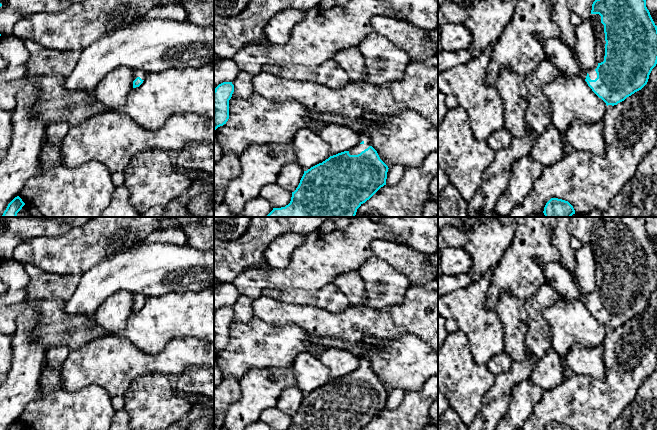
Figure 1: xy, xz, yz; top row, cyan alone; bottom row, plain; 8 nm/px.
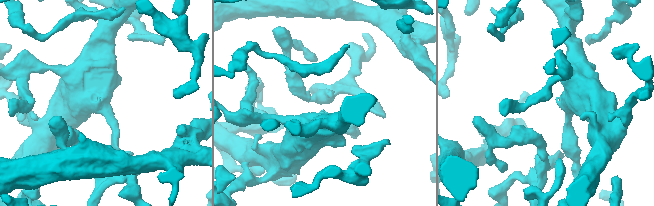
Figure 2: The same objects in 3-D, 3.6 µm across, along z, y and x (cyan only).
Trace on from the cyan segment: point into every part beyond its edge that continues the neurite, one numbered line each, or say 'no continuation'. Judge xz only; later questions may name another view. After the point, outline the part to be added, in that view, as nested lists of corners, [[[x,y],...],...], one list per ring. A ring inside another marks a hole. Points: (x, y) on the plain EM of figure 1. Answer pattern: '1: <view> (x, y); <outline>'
1: xz (365, 361); [[[362,349],[362,351],[363,351],[363,356],[360,360],[360,366],[354,372],[348,374],[350,379],[358,379],[362,375],[367,373],[369,370],[371,370],[370,360],[367,356],[367,352],[365,349]]]

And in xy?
1: xy (142, 298); [[[134,293],[133,305],[134,305],[137,301],[140,301],[142,304],[145,304],[147,298],[148,298],[148,297],[146,297],[144,294],[141,294],[141,293]]]

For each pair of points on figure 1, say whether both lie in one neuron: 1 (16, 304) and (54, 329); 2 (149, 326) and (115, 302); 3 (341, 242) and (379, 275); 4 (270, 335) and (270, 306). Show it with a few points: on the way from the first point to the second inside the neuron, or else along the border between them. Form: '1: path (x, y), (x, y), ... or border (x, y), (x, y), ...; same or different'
1: path (27, 304), (37, 305), (50, 318); same
2: border (132, 311), (126, 325), (116, 332); different
3: border (372, 255), (357, 270); different
4: border (254, 316), (270, 323), (293, 324); different

